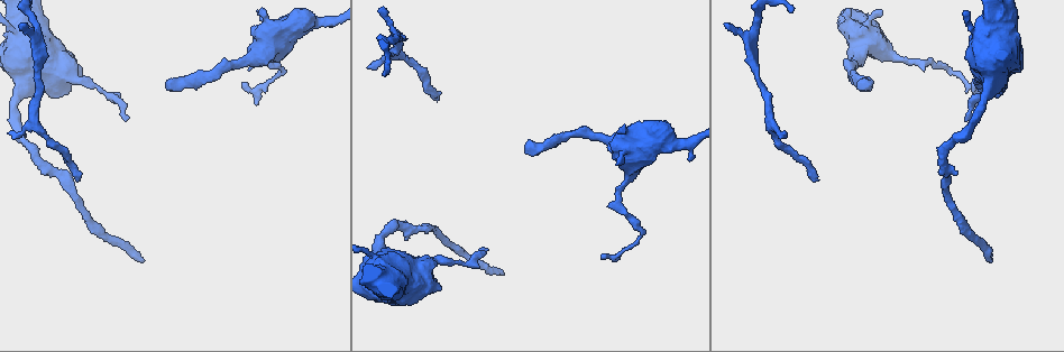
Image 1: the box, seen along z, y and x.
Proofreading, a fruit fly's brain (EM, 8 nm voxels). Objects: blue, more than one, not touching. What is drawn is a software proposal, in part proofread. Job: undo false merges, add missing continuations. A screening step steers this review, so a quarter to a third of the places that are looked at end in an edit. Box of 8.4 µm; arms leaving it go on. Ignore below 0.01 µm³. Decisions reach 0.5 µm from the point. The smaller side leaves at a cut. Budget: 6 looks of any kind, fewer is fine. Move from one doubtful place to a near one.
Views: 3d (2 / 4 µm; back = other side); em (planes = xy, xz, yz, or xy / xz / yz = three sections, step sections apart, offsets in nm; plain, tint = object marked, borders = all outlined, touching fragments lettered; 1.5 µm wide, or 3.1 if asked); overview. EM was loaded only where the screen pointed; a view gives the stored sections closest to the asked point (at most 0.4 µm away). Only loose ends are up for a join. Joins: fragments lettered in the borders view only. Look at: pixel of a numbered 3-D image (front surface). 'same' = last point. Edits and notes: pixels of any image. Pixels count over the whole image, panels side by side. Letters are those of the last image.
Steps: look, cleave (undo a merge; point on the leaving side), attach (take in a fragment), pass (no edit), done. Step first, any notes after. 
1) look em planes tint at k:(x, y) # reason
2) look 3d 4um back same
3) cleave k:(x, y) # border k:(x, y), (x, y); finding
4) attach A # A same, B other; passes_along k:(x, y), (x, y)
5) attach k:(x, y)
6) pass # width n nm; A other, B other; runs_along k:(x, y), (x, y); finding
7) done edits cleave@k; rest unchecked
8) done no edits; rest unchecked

look 3d 2um at 1:(858, 88) # free end

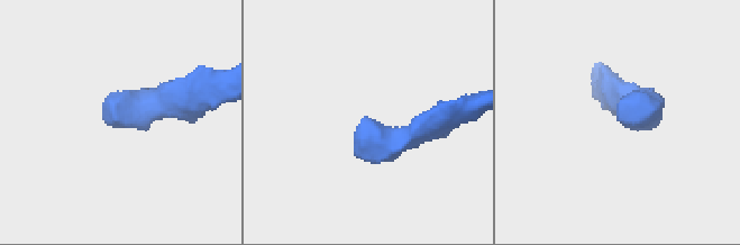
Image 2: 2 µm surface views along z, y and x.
look em xy step 4 borders at 2:(116, 120)

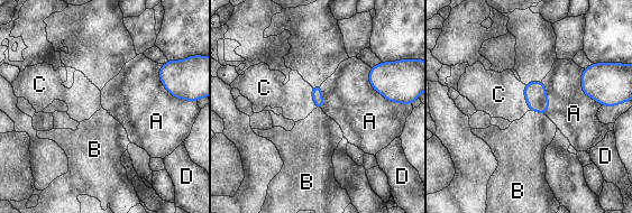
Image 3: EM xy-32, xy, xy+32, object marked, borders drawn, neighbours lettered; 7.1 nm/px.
attach C # A other, B other, C same, D other; it goes on there

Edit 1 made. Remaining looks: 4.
look overview

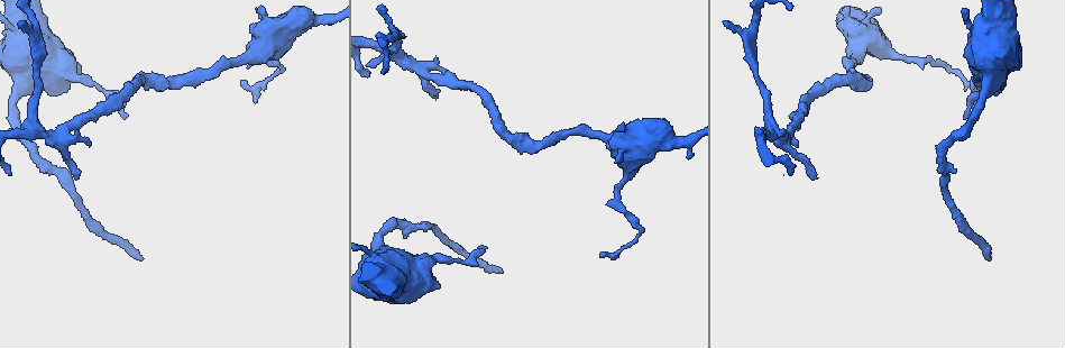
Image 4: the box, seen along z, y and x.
look em planes borders at 4:(77, 177) # thin end

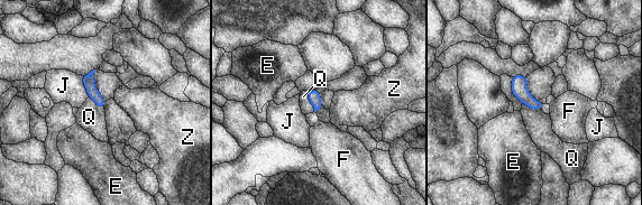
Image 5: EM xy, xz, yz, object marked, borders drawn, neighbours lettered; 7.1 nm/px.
attach Q # E other, F other, J other, Q same, Z other; passes_along 5:(314, 96), (309, 100), (306, 108); the cell continues

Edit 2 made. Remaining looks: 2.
look em planes plain at 4:(500, 271) # end of a long branch

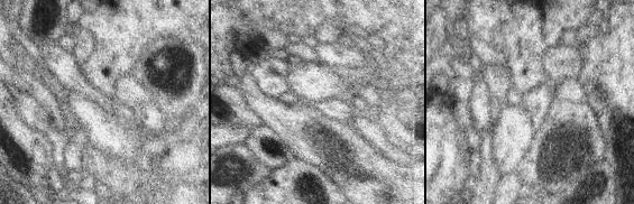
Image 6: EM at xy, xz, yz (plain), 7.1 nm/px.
look em planes borders same

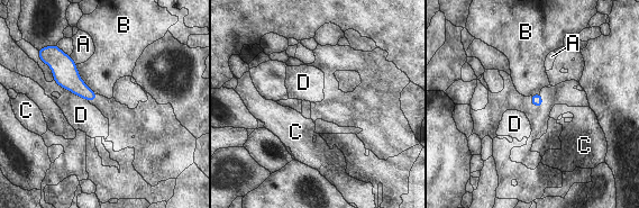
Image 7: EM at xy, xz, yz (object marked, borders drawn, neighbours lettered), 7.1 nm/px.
pass # longest_contact D 300 nm; A other, B other, C other, D other; border 7:(75, 64), (81, 79), (96, 93); no lettered fragment goes on from it

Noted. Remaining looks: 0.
done edits attach@3, attach@5; rest unchecked

